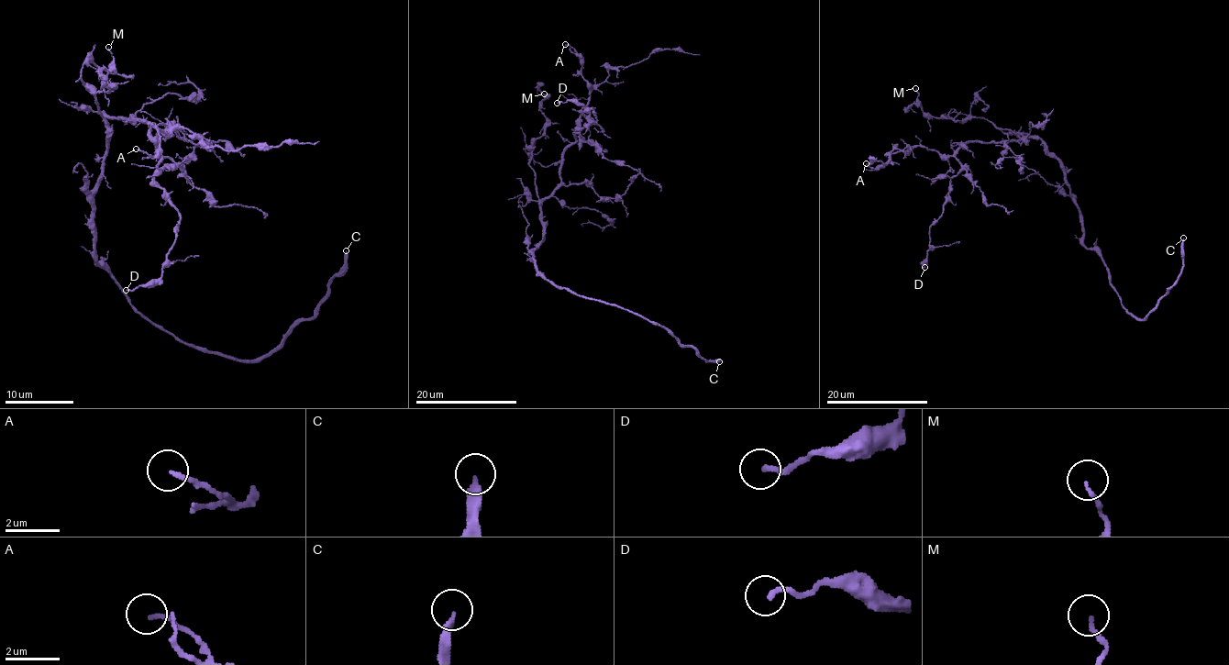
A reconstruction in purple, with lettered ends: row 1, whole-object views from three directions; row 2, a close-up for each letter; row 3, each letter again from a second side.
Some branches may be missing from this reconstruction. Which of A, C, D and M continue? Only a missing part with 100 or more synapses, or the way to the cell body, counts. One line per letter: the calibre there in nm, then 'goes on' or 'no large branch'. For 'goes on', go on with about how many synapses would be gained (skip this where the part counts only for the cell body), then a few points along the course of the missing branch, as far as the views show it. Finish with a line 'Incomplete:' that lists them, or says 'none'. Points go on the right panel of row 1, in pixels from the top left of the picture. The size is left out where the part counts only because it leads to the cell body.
A: 150 nm thick; no large branch
C: 240 nm thick; goes on; about 450 synapses; missing branch runs (1183, 238), (1183, 202), (1152, 165), (1197, 175), (1222, 150), (1207, 84), (1163, 46), (1081, 26)
D: 190 nm thick; no large branch
M: 120 nm thick; no large branch
Incomplete: C

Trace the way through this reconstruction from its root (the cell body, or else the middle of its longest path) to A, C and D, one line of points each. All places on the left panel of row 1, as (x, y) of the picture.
A: (96, 182), (105, 114), (147, 119), (155, 138), (171, 126), (159, 129), (155, 155), (136, 149)
C: (96, 182), (94, 260), (153, 323), (238, 360), (265, 357), (314, 315), (329, 281), (346, 264), (346, 250)
D: (96, 182), (106, 149), (105, 114), (147, 121), (159, 154), (155, 182), (179, 226), (161, 274), (126, 290)

